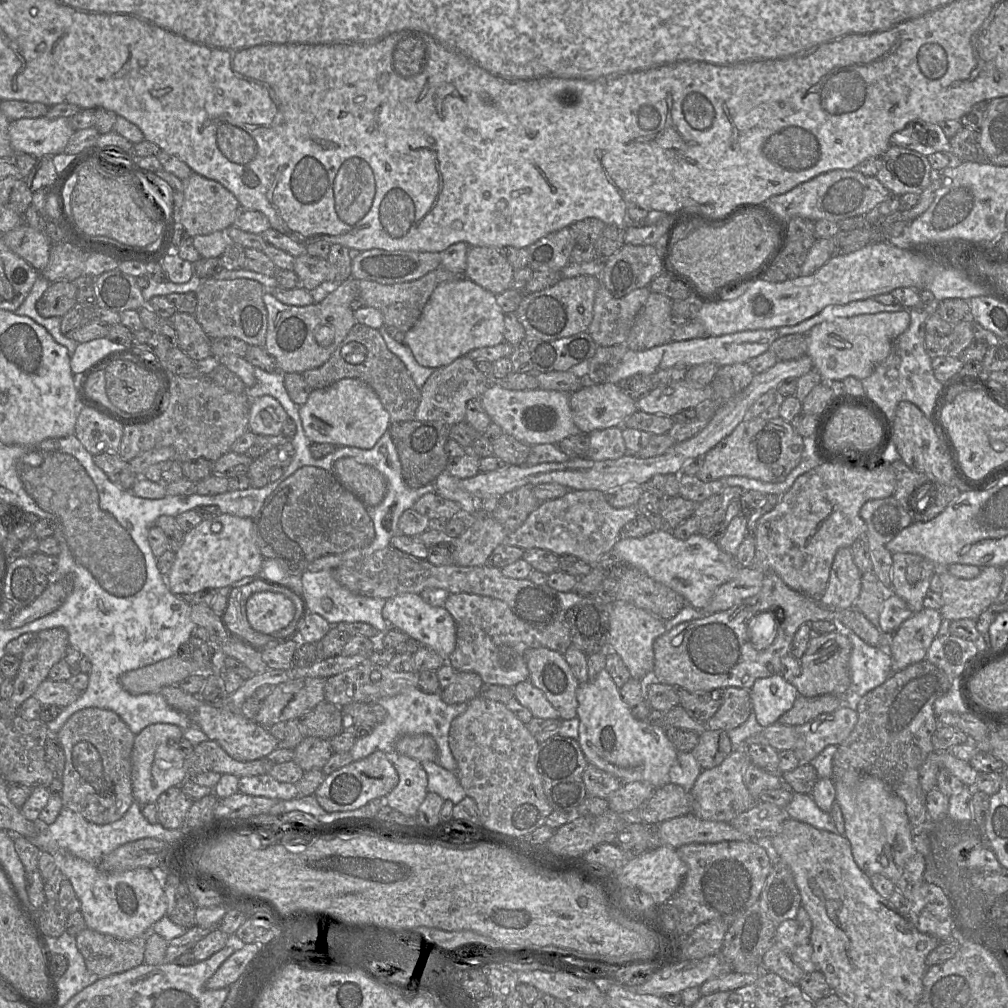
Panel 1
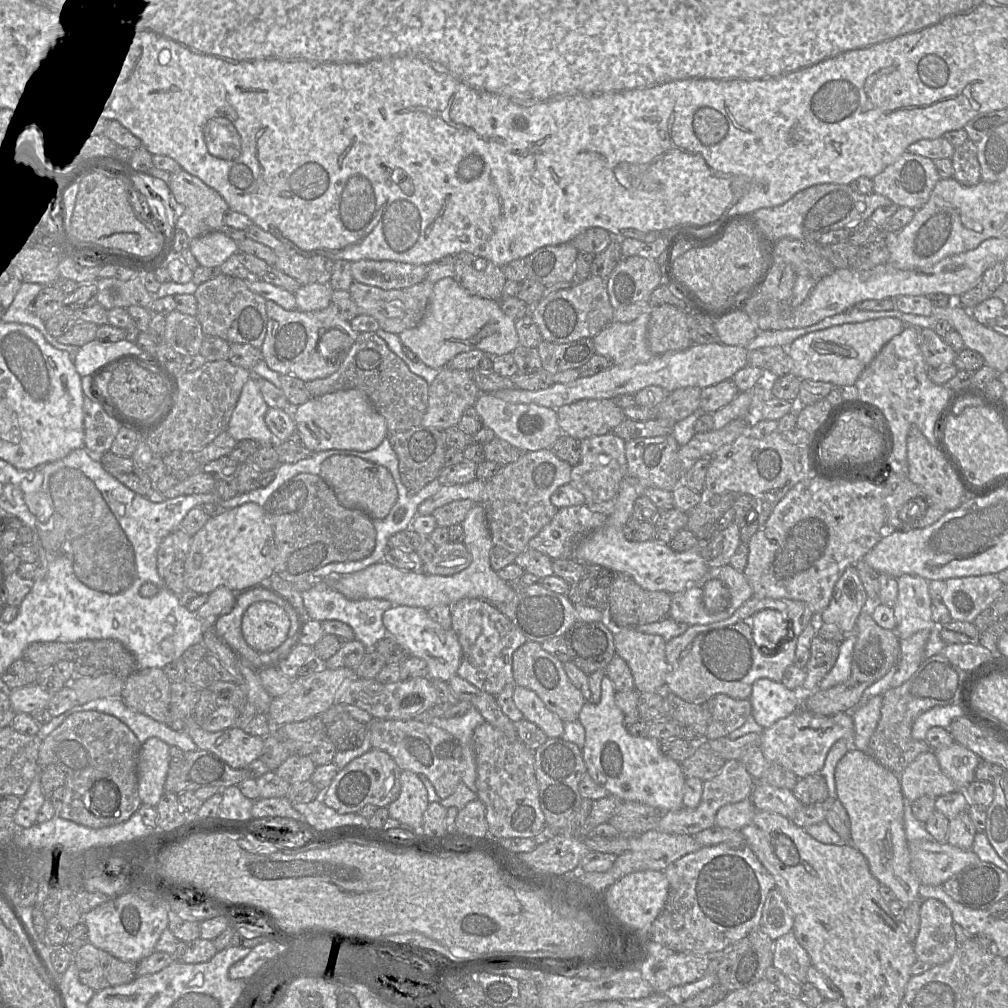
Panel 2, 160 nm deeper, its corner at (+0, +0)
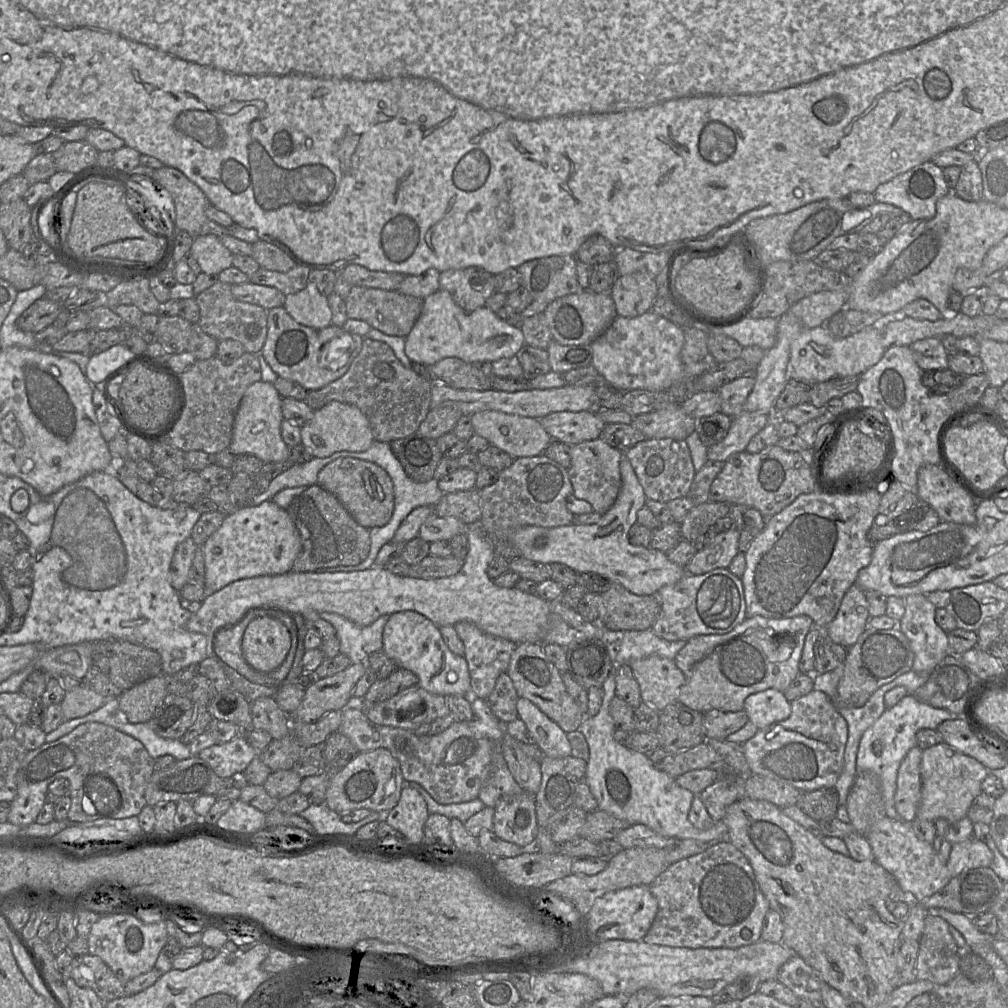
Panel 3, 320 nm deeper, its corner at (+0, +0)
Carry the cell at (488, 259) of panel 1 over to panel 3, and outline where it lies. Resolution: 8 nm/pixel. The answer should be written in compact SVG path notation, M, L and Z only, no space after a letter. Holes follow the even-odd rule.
M479 267L449 269L440 272L440 289L448 291L466 312L485 305L494 290L494 275Z

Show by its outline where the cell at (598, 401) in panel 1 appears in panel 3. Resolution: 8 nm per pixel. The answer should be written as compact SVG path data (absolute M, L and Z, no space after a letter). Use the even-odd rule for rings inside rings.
M596 409L554 412L538 420L553 441L570 446L599 438L606 426Z

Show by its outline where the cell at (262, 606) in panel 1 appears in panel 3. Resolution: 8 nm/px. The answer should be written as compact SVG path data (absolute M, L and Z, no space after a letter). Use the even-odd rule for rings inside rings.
M272 617L254 618L245 629L242 638L242 654L255 670L270 672L286 659L291 647L287 627Z

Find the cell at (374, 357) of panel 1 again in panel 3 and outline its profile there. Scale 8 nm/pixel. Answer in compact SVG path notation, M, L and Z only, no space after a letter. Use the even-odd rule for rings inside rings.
M363 338L361 351L347 372L320 389L308 391L306 403L314 411L331 401L355 405L367 417L376 441L389 443L417 432L430 411L432 382L407 369L385 342Z

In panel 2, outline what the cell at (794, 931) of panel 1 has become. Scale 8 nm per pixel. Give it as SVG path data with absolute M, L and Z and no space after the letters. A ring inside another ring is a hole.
M791 931L774 941L772 965L803 984L807 982L807 973L812 962Z

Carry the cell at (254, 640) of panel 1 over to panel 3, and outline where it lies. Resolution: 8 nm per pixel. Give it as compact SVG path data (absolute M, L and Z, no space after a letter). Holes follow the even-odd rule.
M255 608L236 624L220 629L213 636L213 655L221 662L230 682L231 689L240 692L250 702L260 697L275 697L278 688L285 682L291 670L298 643L298 629L293 621L278 609L275 608ZM257 617L272 617L280 620L288 629L291 636L291 647L285 661L275 670L270 672L260 672L252 668L244 659L242 654L242 638L248 624Z

